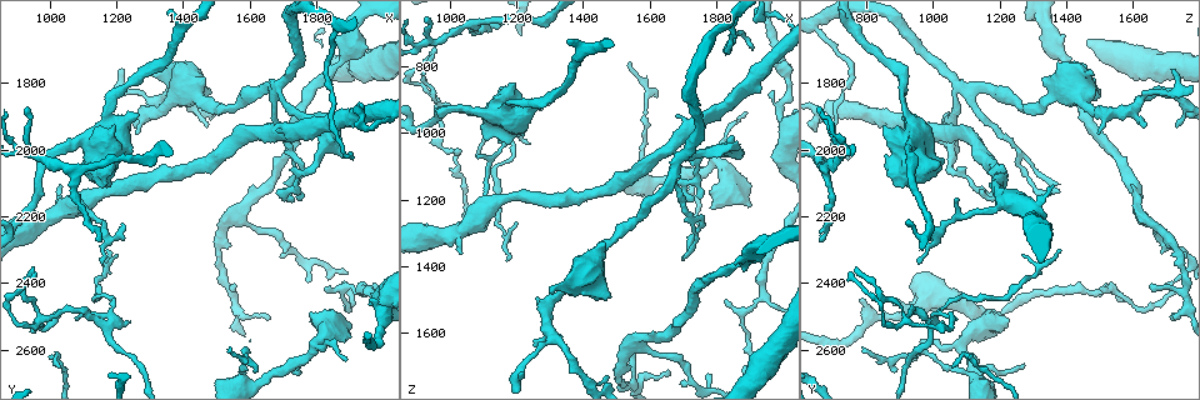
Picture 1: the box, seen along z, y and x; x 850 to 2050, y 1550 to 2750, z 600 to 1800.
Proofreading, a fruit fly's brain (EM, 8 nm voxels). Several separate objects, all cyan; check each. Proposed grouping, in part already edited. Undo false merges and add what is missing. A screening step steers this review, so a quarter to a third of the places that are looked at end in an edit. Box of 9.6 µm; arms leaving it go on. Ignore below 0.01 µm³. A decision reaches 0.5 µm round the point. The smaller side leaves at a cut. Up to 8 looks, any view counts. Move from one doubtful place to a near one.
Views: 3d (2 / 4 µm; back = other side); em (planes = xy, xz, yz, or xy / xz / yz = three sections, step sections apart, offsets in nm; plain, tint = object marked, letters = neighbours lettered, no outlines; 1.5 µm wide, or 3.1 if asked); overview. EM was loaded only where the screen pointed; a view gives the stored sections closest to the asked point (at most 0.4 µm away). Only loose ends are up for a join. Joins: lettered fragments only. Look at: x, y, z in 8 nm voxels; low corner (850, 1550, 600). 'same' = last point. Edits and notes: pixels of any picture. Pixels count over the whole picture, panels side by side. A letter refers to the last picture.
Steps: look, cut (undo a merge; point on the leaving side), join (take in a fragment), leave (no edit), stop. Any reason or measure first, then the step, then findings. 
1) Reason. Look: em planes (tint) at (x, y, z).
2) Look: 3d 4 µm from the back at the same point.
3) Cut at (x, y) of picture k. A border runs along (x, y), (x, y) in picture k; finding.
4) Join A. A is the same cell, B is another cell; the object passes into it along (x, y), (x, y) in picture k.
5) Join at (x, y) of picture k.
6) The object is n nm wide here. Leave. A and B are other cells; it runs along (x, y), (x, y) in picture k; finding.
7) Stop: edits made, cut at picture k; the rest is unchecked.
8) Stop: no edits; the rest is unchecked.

Tapers out. Look: em planes (letters) at (1240, 2510, 1030).

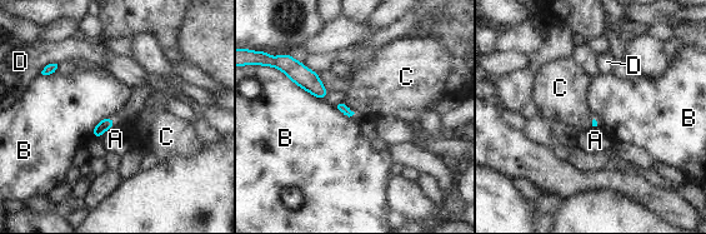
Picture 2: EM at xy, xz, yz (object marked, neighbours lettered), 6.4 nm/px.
Leave. A, B, C and D are other cells; a border runs along (280, 70), (293, 81), (324, 100) in picture 2; no lettered fragment goes on from it.

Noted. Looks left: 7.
An open end. Look: em planes (letters) at (1870, 1910, 1030).

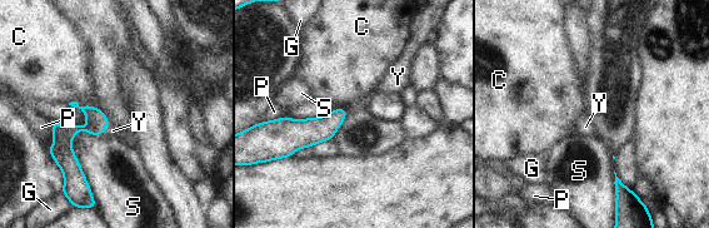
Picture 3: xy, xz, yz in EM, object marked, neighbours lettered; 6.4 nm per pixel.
The object is 120 nm wide here. Join Y. Y is the same cell, C, G, P and S are other cells; the object passes into it along (98, 122), (106, 127), (113, 130) in picture 3; the neuron continues.

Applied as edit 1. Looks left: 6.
Four-way junction. Look: 3d 2 µm at (1680, 1810, 1080).

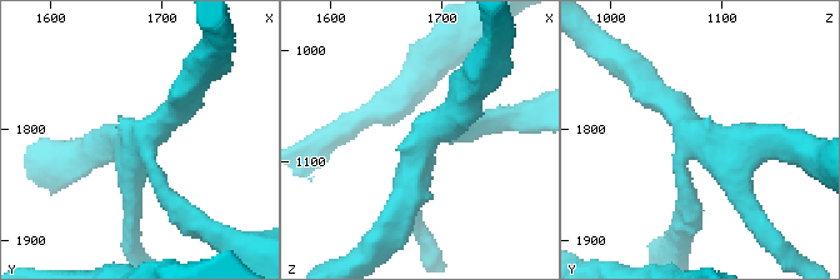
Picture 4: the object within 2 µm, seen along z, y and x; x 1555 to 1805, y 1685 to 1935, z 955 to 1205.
4 arms meet here; now the EM. Look: em xz step 4 (tint) at (1682, 1812, 1084).

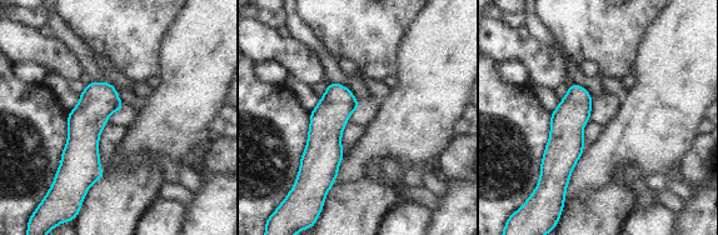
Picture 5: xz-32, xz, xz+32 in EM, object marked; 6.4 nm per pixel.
Look: em planes (letters) at the same point.

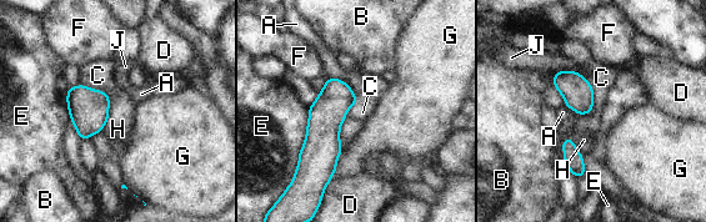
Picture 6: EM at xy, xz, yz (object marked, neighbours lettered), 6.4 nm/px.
The object is 140 nm wide here. Leave. A, B, C, D, E, F, G, H and J are other cells; a border runs along (80, 82), (108, 95), (109, 114) in picture 6; all the same neuron.

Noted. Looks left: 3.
Stop: edits made, join at picture 3; the rest is unchecked.

